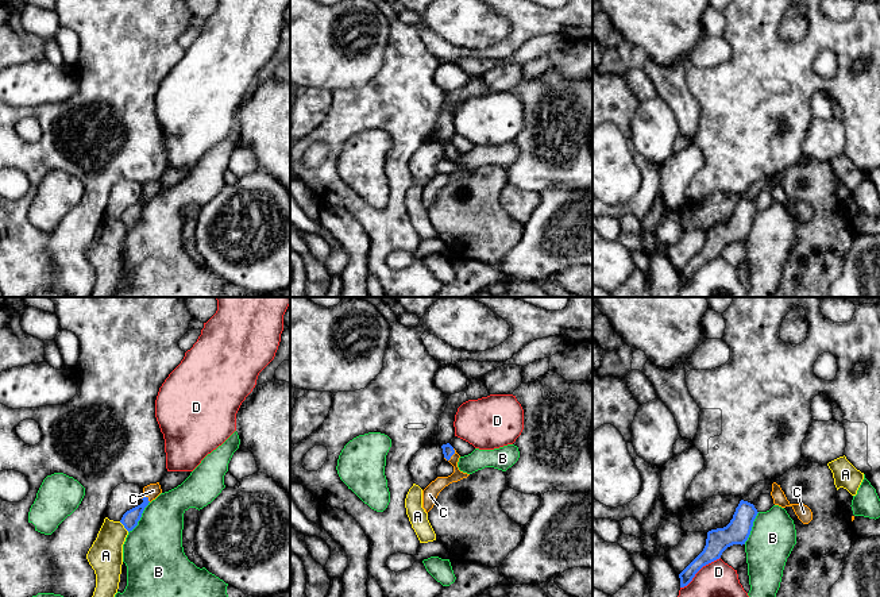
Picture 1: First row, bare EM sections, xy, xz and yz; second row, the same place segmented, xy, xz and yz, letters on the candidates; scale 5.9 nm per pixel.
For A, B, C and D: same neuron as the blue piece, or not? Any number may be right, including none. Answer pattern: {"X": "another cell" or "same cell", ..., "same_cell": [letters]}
{"A": "another cell", "B": "another cell", "C": "same cell", "D": "another cell", "same_cell": ["C"]}

